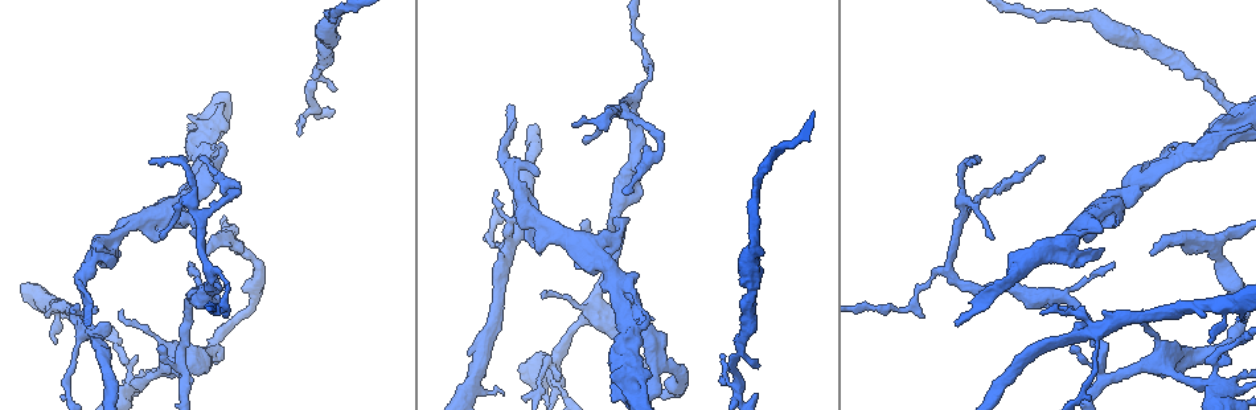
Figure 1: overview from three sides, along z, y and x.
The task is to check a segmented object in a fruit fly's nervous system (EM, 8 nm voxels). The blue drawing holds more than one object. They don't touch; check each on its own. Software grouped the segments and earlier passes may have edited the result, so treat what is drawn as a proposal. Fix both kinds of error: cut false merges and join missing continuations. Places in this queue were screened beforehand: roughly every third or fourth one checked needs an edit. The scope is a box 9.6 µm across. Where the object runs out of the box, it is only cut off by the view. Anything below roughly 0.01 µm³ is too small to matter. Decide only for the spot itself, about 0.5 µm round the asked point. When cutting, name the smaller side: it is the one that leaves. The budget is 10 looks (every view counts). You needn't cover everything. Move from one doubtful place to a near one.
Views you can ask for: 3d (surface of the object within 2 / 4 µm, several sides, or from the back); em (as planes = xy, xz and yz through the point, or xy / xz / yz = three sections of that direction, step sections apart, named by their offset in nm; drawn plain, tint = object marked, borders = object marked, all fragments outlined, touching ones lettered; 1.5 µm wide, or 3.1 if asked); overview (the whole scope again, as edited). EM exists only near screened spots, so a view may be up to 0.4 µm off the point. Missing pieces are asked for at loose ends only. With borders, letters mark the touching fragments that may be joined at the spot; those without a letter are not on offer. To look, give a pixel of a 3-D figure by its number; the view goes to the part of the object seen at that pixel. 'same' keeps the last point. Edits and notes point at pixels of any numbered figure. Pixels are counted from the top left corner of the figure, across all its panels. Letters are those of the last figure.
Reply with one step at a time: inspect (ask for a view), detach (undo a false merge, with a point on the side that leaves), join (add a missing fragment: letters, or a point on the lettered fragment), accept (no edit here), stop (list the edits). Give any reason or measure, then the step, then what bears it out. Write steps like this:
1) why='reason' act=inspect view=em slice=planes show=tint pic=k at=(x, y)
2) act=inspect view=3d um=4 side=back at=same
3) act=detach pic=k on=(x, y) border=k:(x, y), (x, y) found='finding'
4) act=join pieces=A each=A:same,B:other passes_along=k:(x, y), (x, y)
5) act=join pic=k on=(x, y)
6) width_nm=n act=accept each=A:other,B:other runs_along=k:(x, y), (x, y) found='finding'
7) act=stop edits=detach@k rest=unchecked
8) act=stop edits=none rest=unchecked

why='abrupt turn' act=inspect view=3d um=2 pic=1 at=(1103, 379)

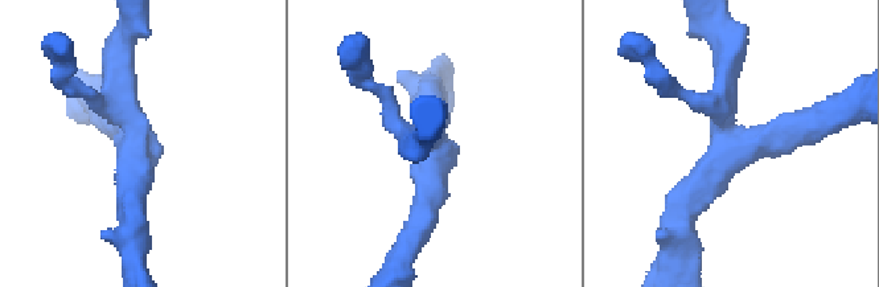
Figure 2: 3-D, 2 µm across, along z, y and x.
why='shape alone is not enough' act=inspect view=em slice=planes show=borders pic=2 at=(734, 142)

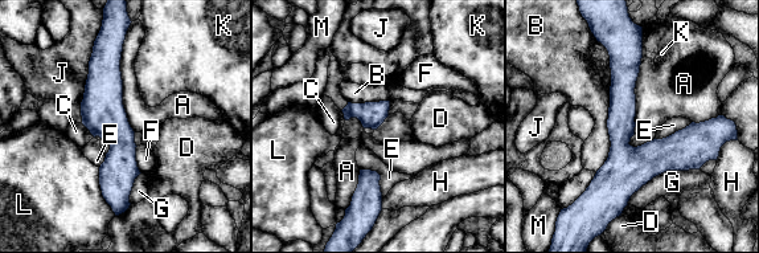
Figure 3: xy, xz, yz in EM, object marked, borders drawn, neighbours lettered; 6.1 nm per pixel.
act=accept each=A:other,B:other,C:other,D:other,E:other,F:other,G:other,H:other,J:other,K:other,L:other,M:other runs_along=3:(631, 77), (600, 228) found='continuous, no second neuron'

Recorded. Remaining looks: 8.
why='an open end' act=inspect view=em slice=planes show=borders pic=1 at=(955, 324)

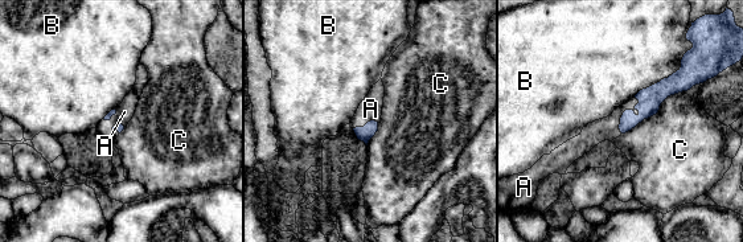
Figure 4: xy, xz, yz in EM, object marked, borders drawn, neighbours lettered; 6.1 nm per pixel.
act=join pieces=A each=A:same,B:other,C:other found='the neuron continues'

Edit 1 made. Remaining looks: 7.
why='redraw' act=inspect view=overview

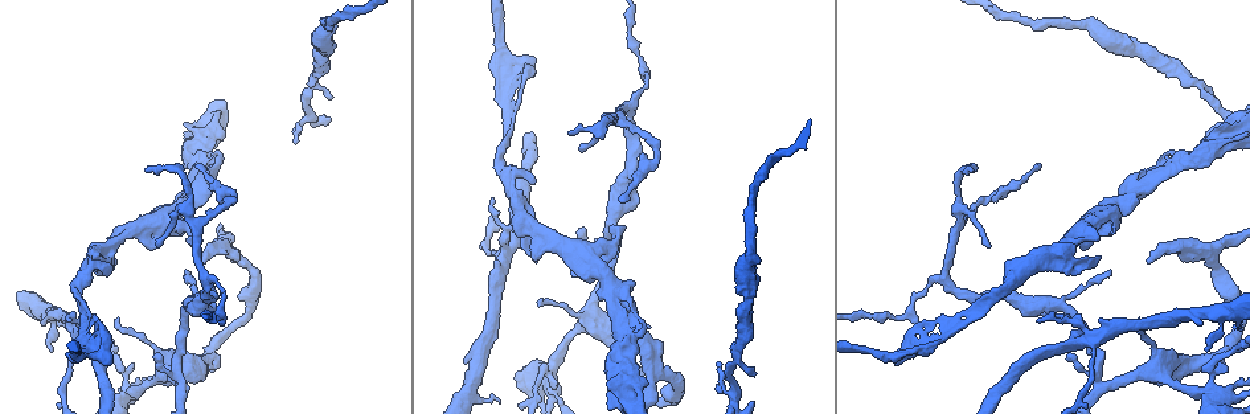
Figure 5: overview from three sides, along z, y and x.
why='free end' act=inspect view=em slice=xz step=8 show=tint pic=5 at=(534, 259)

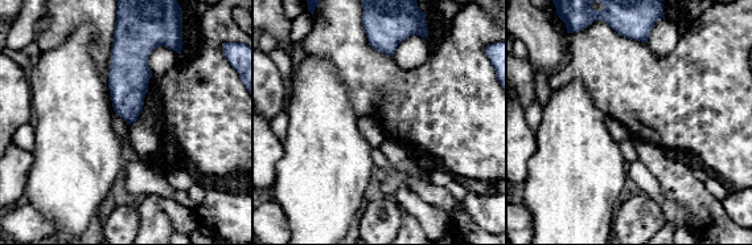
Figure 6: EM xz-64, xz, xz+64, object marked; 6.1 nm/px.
act=inspect view=em slice=planes show=borders at=same

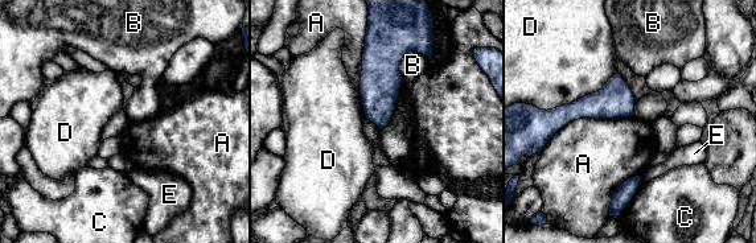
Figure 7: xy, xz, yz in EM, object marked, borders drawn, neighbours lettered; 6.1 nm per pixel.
longest_contact=A:550nm act=accept each=A:other,B:other,C:other,D:other,E:other border=7:(616, 71), (600, 89), (539, 110) found='no lettered fragment goes on from it'

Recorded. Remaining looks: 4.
why='free end' act=inspect view=3d um=2 side=back pic=5 at=(186, 272)

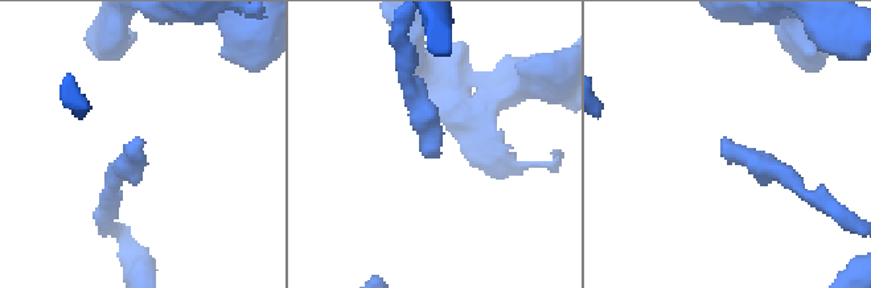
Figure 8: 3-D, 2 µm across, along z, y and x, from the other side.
why='now the EM' act=inspect view=em slice=planes show=borders pic=8 at=(720, 149)

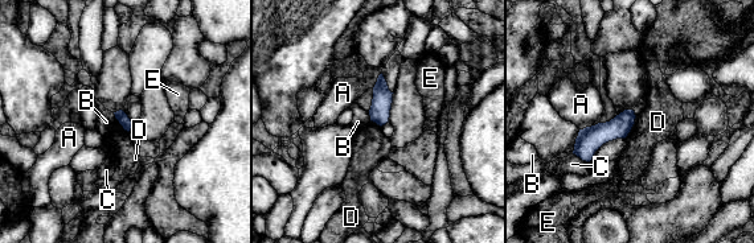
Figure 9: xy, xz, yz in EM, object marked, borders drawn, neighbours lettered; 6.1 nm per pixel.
act=accept each=A:other,B:other,C:other,D:other,E:other found='none of them fits'

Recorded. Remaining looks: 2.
act=stop edits=join@4 rest=unchecked

